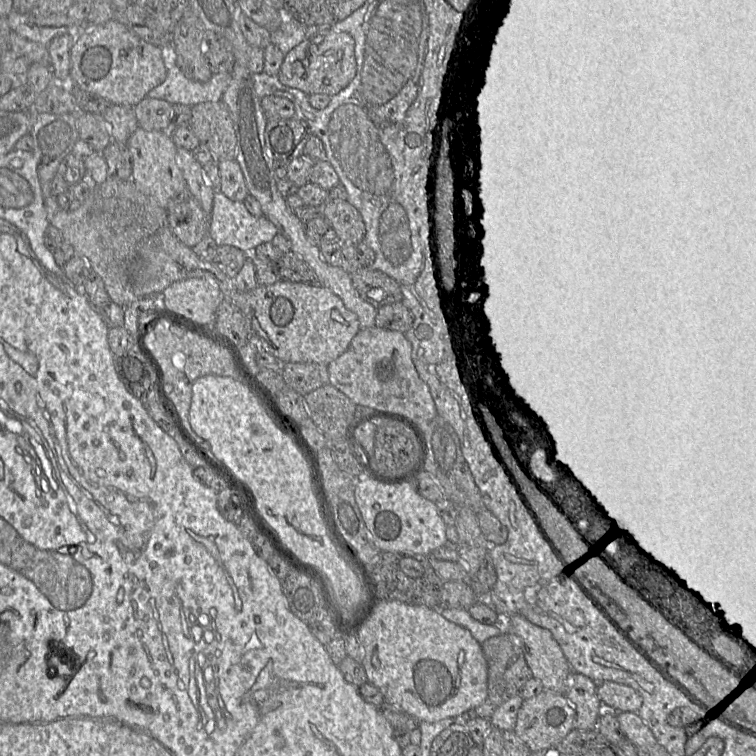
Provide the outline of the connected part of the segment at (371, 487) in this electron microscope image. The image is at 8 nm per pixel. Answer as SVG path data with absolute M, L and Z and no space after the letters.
M363 476L356 480L354 496L372 541L380 552L429 555L445 545L447 526L436 502L421 496L413 482L388 485Z

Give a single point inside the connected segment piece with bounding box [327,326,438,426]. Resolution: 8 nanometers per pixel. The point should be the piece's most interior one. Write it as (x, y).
(377, 371)

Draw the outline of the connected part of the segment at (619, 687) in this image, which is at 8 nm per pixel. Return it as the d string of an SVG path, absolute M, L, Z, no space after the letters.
M611 681L597 683L598 696L604 710L637 713L641 708L642 697L632 687Z

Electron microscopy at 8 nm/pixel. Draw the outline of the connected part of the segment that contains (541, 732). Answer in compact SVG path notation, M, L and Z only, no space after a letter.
M544 690L535 697L523 701L518 713L514 733L531 752L548 748L562 741L575 729L576 712L564 694Z

